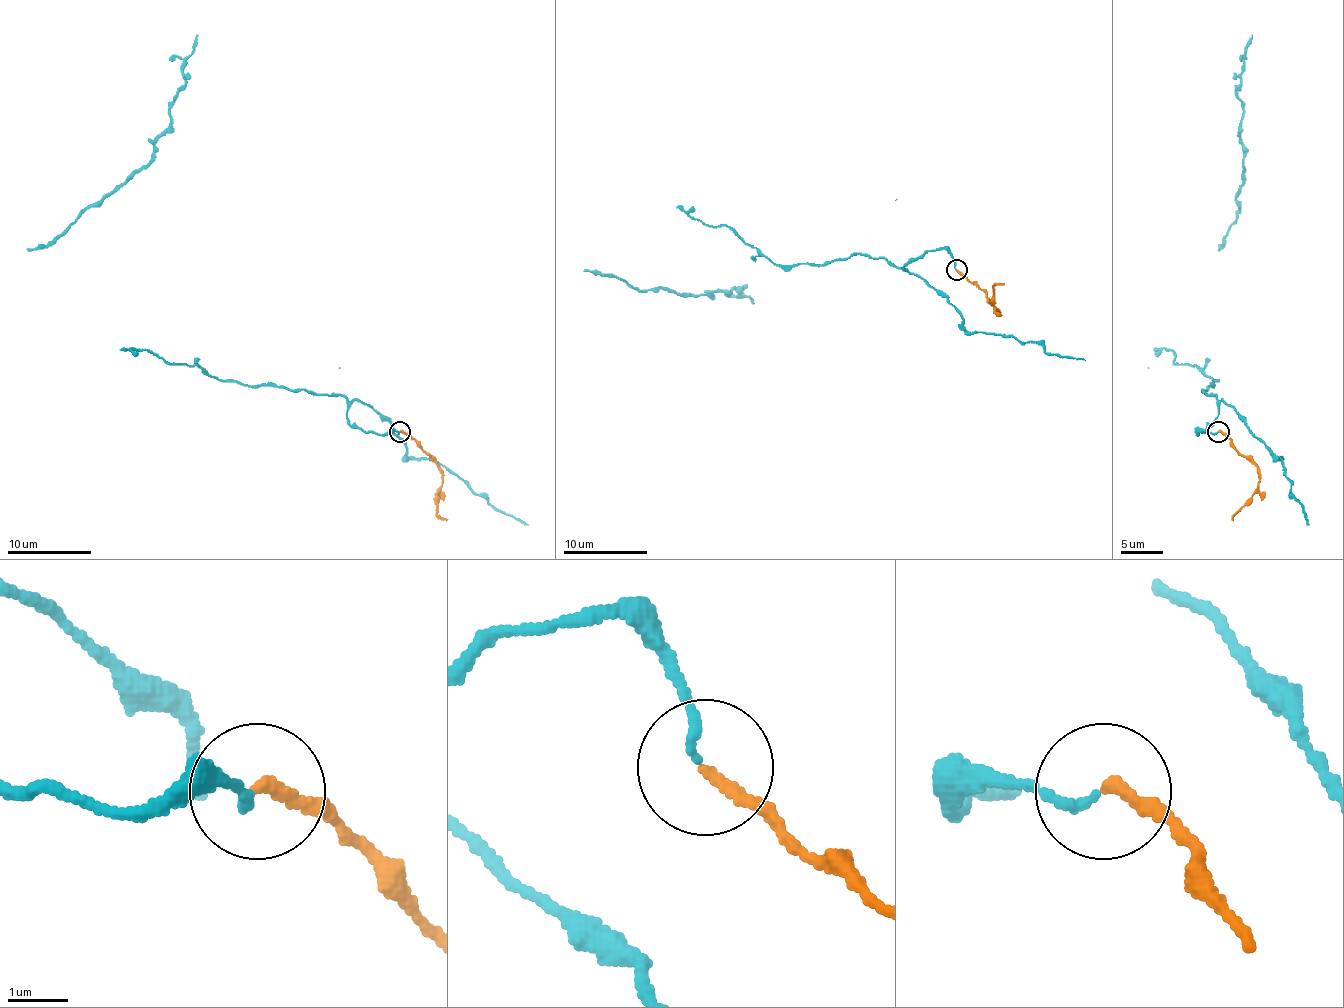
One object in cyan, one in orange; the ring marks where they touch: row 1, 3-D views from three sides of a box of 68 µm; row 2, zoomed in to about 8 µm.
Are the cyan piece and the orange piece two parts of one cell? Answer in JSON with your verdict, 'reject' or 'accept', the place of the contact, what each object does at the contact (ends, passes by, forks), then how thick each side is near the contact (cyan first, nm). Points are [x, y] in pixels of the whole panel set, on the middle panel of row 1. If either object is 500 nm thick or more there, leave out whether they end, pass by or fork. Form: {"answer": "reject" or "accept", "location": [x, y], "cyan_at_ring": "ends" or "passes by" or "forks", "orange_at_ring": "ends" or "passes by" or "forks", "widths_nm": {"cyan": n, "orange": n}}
{"answer": "accept", "location": [956, 269], "cyan_at_ring": "ends", "orange_at_ring": "ends", "widths_nm": {"cyan": 140, "orange": 190}}

